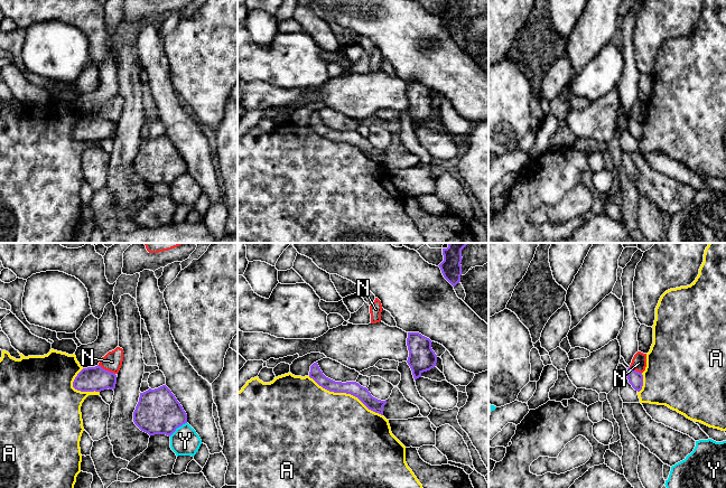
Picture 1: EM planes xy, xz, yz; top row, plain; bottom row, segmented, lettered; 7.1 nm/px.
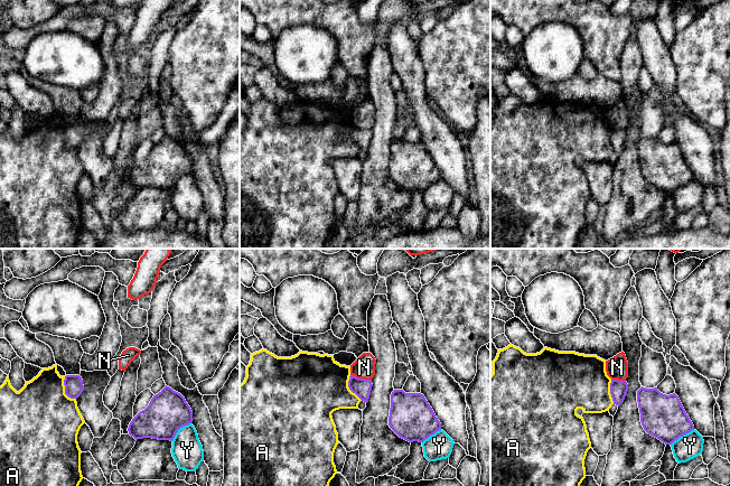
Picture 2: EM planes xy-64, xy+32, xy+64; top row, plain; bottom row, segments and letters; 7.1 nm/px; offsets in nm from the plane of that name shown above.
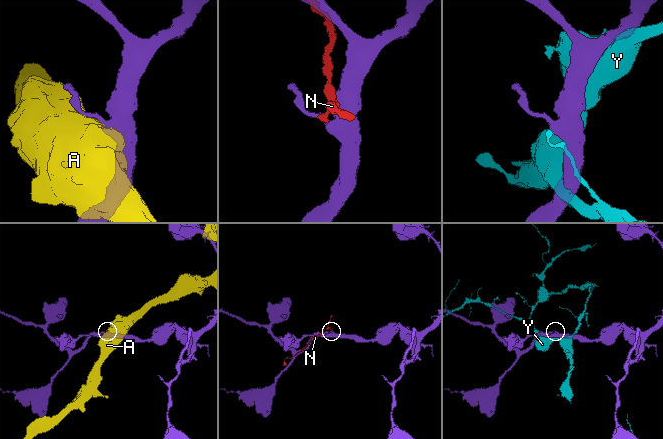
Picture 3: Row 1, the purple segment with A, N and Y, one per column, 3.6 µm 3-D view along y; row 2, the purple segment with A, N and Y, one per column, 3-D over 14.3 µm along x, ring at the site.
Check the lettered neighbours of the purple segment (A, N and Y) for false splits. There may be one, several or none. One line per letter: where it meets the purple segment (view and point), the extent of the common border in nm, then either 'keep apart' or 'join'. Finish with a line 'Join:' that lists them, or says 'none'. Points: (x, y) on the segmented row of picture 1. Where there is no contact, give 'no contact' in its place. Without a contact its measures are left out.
A: xz (345, 392) | 600 nm | keep apart
N: xy (106, 371) | 140 nm | keep apart
Y: xy (177, 426) | 160 nm | keep apart
Join: none

